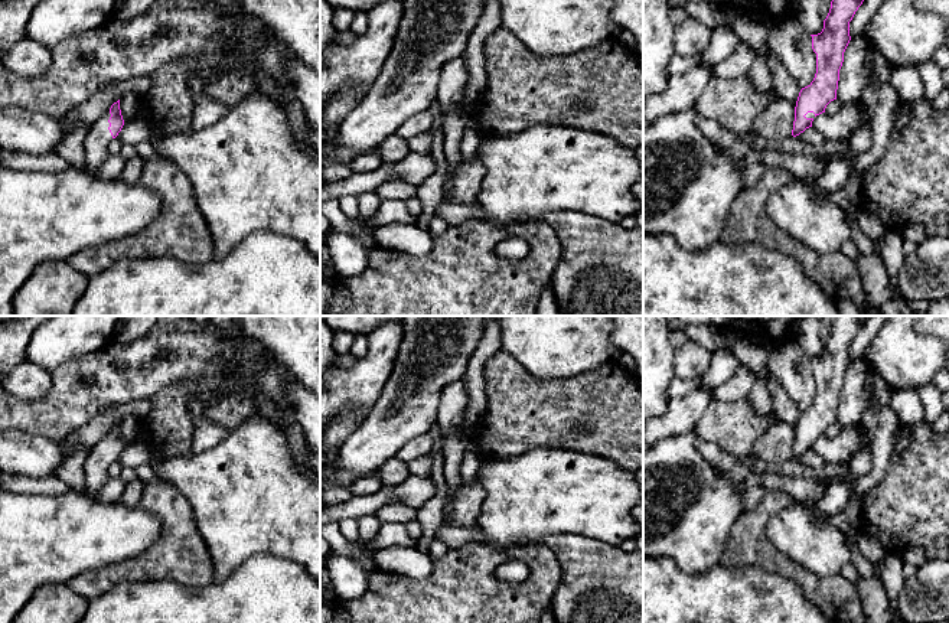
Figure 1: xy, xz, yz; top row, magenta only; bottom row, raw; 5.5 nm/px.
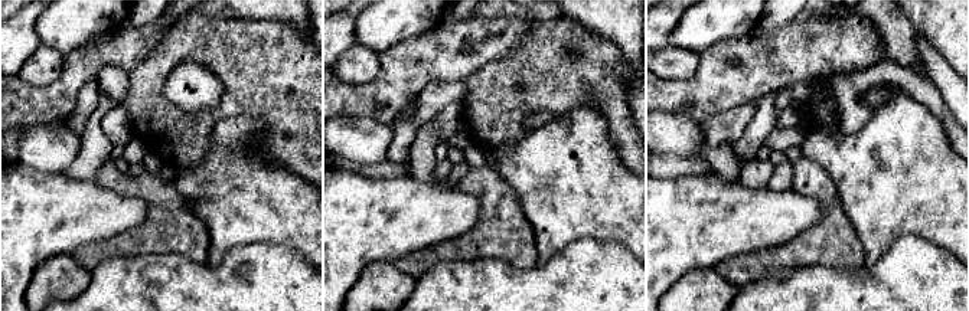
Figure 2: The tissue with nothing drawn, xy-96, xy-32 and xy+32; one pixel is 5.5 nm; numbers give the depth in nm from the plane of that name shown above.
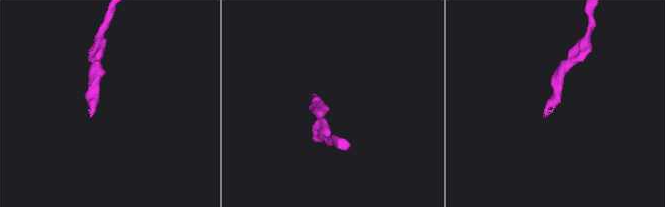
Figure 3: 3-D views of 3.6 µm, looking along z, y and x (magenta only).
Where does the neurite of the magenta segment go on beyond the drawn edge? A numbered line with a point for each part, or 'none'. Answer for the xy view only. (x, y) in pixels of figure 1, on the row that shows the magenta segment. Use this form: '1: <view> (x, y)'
1: xy (98, 137)

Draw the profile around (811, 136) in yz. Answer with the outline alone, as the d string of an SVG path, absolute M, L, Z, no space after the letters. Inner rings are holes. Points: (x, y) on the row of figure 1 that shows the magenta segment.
M813 127L806 128L803 133L796 136L800 141L811 144L812 147L821 149L826 141L825 136Z

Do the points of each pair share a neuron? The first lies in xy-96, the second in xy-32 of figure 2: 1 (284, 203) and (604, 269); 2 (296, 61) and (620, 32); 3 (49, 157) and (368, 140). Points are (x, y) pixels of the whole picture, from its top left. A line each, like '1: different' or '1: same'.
1: different
2: different
3: same

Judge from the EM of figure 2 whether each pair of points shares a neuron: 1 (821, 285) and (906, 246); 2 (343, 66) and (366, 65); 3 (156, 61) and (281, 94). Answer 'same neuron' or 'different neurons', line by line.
1: same neuron
2: same neuron
3: same neuron

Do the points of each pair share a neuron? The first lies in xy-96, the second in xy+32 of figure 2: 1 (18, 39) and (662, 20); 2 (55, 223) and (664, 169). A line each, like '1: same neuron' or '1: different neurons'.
1: same neuron
2: different neurons

